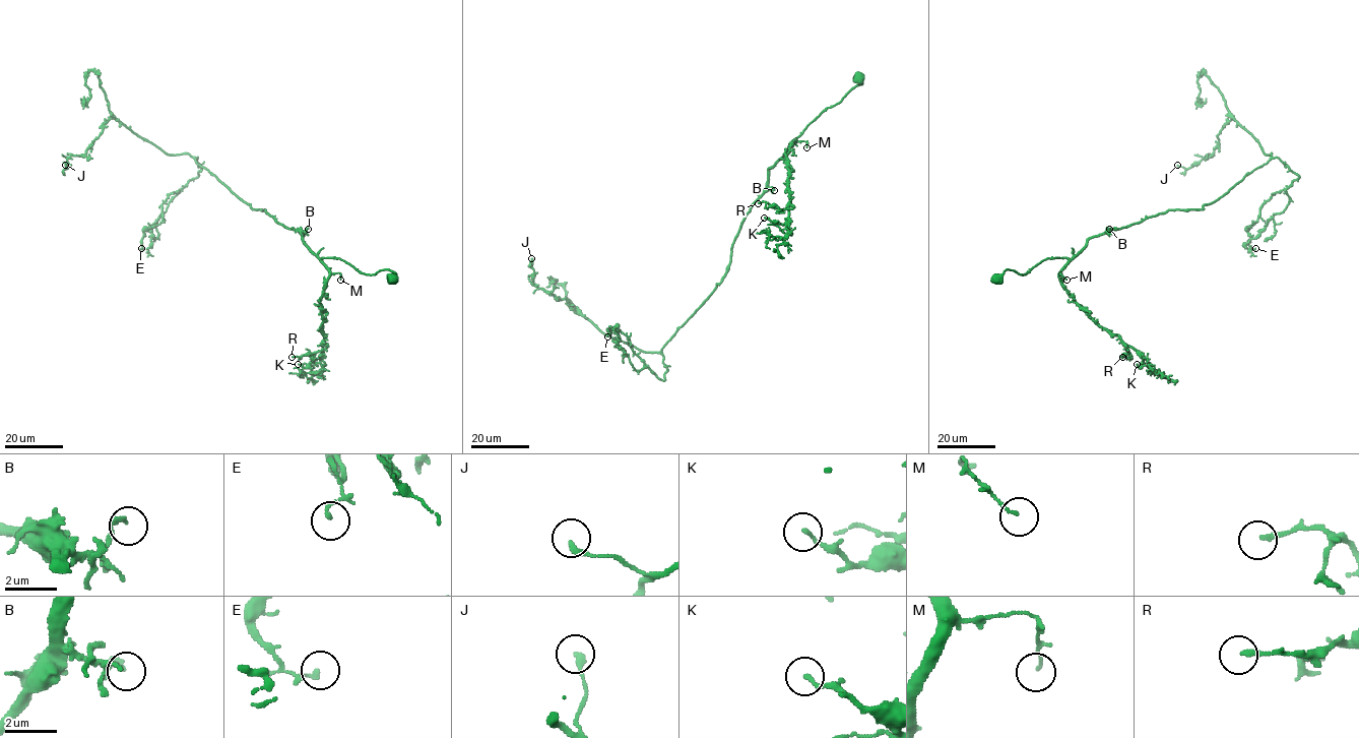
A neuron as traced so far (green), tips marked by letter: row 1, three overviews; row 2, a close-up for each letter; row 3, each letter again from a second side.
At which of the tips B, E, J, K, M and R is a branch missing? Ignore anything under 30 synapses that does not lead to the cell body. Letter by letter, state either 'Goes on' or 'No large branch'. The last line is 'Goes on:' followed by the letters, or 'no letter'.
B: No large branch
E: No large branch
J: No large branch
K: No large branch
M: No large branch
R: No large branch
Goes on: no letter

